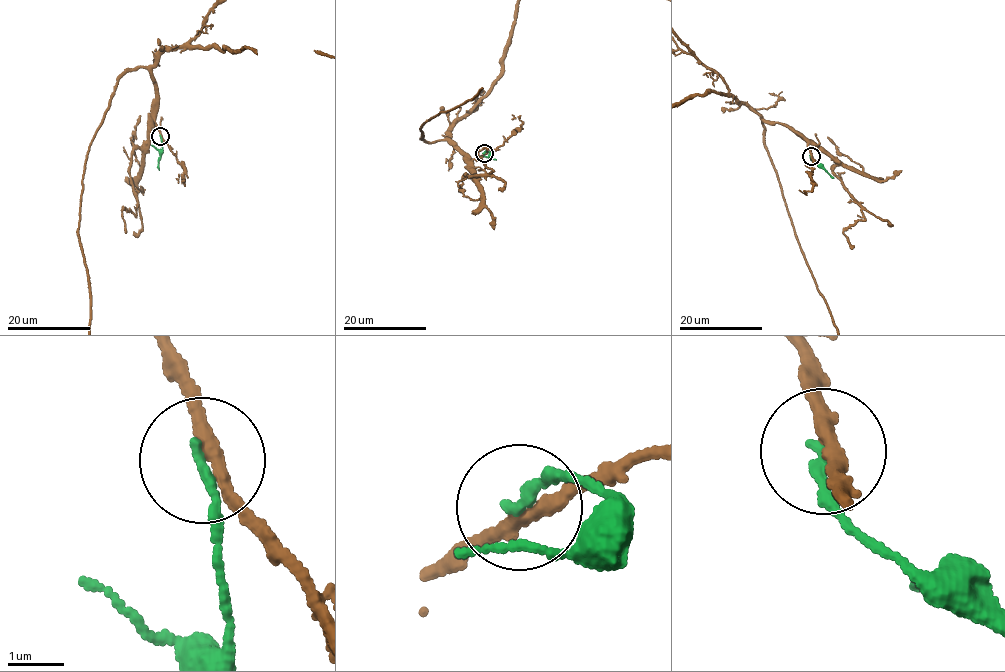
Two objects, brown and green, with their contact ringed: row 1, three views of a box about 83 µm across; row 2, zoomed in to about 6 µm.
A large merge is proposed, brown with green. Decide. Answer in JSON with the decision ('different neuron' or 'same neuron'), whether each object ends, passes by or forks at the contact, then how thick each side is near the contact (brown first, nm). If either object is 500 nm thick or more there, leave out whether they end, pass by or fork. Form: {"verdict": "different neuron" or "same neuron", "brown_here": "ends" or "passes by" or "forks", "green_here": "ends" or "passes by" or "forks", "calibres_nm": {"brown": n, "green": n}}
{"verdict": "same neuron", "brown_here": "passes by", "green_here": "ends", "calibres_nm": {"brown": 240, "green": 190}}

